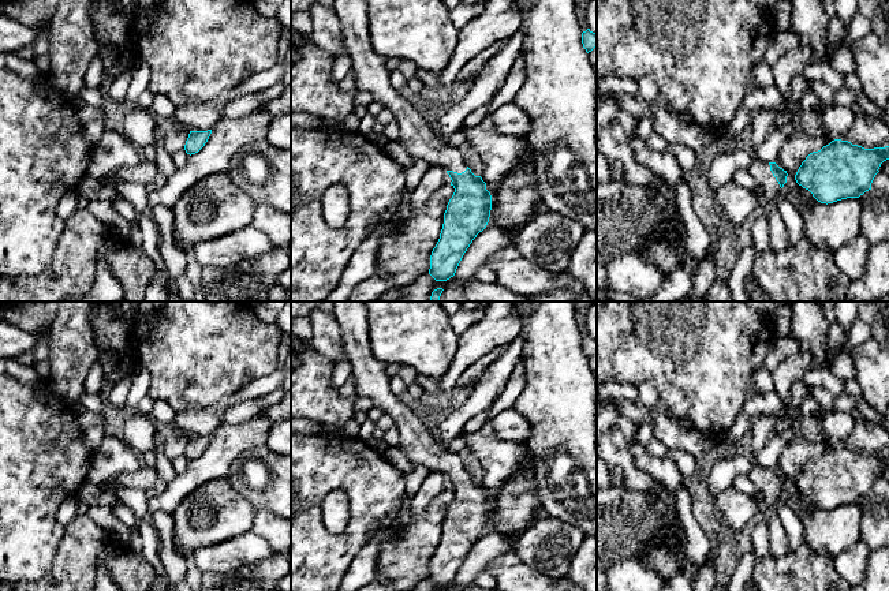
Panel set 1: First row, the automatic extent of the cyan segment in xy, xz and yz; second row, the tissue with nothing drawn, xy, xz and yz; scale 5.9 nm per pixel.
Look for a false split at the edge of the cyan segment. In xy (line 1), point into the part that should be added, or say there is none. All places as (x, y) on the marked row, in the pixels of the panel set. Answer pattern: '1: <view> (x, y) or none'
1: none

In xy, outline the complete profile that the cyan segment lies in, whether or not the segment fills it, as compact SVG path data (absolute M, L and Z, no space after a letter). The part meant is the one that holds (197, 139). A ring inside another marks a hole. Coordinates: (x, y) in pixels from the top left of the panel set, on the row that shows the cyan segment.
M212 130L190 131L186 145L184 145L186 153L190 156L198 153L208 142L210 134L212 134Z

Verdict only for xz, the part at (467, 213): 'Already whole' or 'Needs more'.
Needs more

